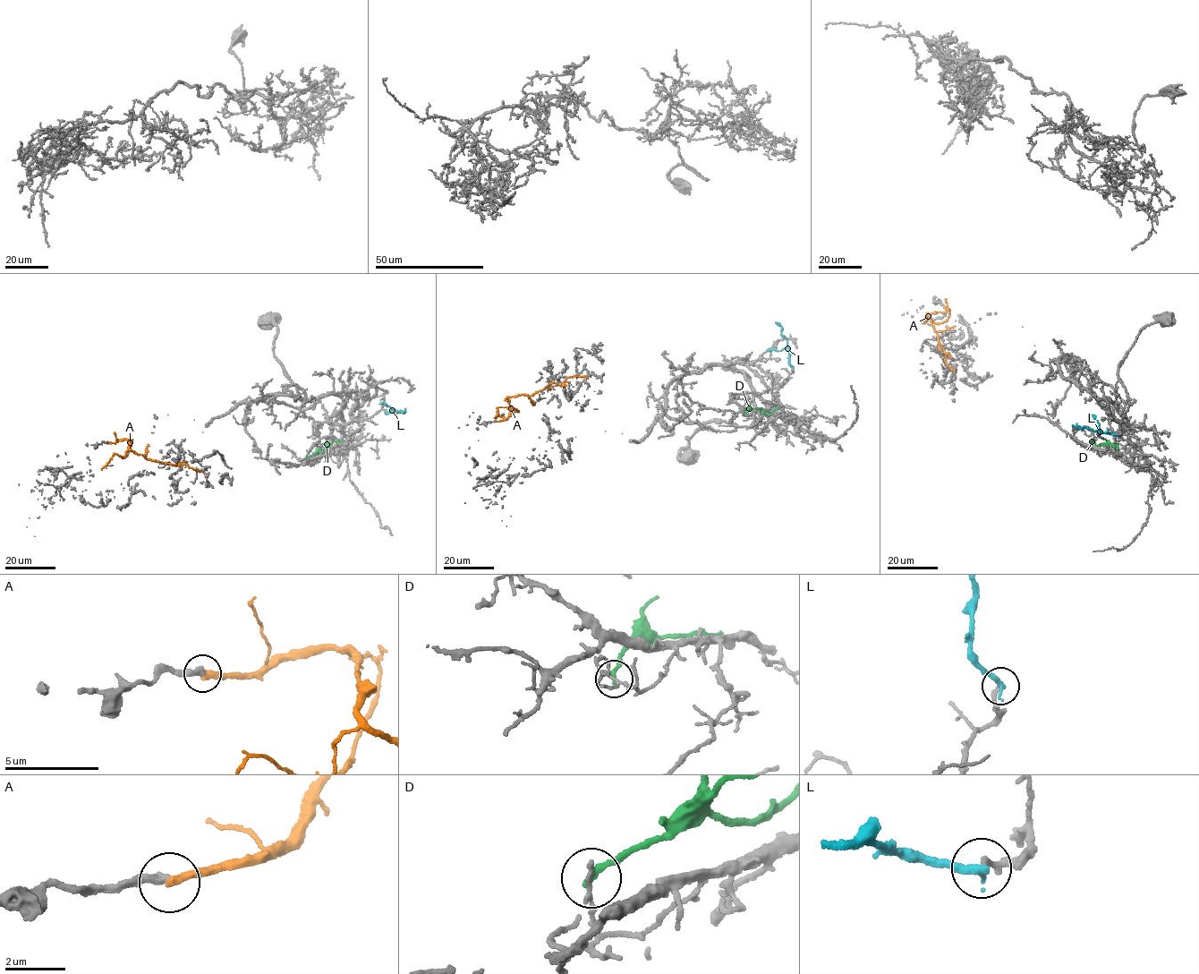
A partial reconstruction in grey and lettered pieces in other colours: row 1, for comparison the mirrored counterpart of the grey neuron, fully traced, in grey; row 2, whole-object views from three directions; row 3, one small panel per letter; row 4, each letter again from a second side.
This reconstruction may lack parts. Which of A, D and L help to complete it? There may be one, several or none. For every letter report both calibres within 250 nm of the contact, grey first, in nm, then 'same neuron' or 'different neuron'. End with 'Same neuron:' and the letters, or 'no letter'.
A: 300 nm thick on the grey side, 320 nm on the other; different neuron
D: 180 nm thick on the grey side, 240 nm on the other; different neuron
L: 200 nm thick on the grey side, 300 nm on the other; different neuron
Same neuron: no letter

